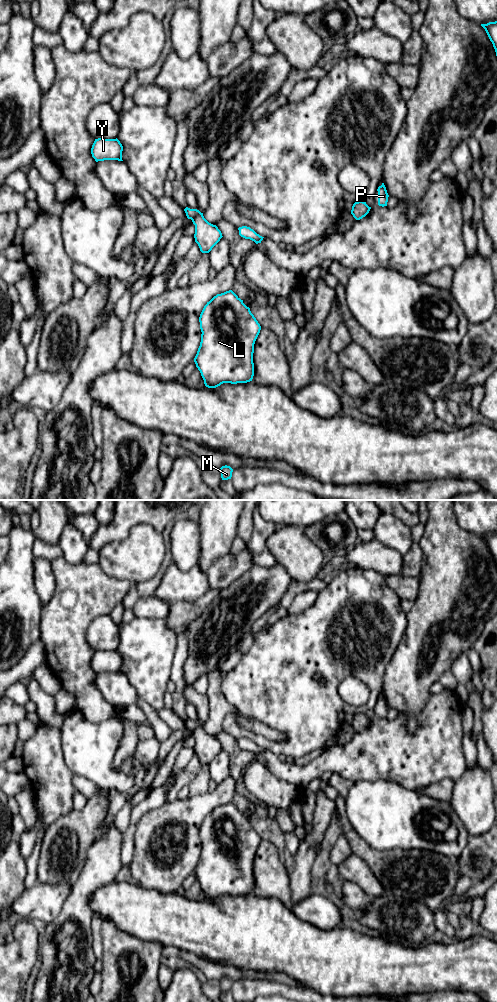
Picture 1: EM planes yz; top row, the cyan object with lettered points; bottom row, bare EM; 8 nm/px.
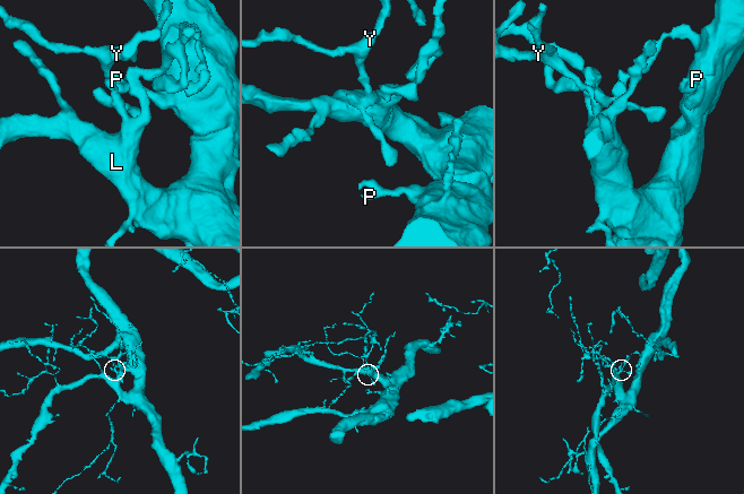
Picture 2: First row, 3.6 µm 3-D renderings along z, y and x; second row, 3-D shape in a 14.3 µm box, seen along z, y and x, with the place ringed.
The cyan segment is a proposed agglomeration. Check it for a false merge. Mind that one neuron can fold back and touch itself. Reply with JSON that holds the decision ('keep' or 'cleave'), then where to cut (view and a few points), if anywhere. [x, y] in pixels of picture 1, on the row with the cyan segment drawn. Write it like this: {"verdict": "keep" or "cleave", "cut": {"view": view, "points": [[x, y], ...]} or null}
{"verdict": "keep", "cut": null}

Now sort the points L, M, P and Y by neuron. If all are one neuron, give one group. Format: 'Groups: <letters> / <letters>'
Groups: L M P Y

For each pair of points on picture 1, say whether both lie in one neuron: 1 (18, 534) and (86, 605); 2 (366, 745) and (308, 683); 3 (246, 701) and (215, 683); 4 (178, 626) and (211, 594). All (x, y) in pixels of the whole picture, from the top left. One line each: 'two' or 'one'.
1: two
2: two
3: two
4: one

